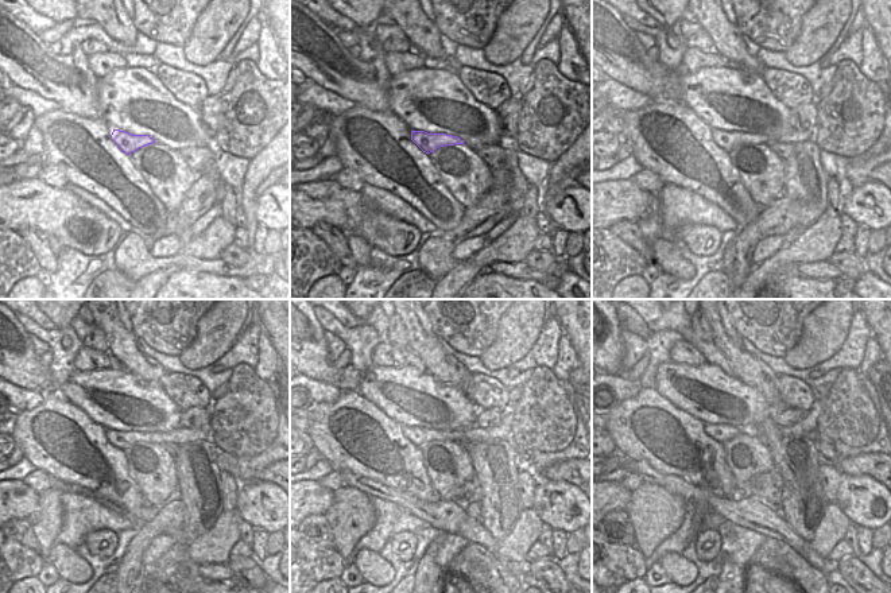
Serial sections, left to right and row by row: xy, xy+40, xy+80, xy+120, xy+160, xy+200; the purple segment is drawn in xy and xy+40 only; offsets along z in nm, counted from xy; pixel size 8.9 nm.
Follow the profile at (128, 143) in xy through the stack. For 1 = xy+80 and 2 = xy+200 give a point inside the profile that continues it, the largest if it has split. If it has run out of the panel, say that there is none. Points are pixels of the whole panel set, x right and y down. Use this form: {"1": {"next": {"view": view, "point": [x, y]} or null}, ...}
{"1": {"next": {"view": "xy+80", "point": [727, 140]}}, "2": {"next": {"view": "xy+200", "point": [720, 433]}}}

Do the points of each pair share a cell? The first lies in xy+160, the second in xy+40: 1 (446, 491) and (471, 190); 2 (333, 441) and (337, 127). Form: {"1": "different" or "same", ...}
{"1": "same", "2": "same"}

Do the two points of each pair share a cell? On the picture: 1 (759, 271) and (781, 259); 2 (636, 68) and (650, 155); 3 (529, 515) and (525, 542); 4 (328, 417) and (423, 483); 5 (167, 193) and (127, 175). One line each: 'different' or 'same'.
1: same
2: different
3: same
4: same
5: different

